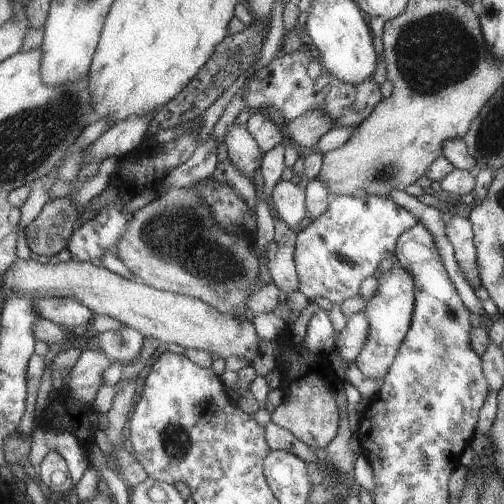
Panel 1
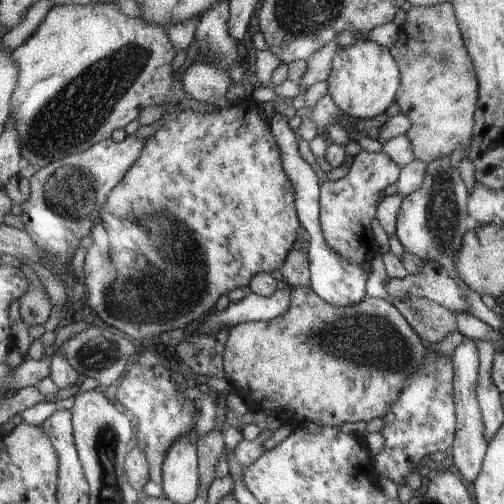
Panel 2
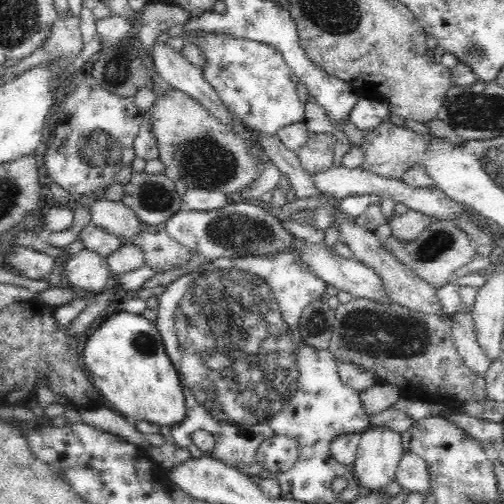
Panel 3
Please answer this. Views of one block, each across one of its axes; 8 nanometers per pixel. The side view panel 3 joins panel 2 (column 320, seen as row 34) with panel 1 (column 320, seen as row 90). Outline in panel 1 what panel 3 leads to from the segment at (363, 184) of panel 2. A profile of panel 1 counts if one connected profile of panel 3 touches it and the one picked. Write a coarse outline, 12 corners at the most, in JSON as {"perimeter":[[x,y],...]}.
{"perimeter":[[333,198],[297,232],[299,292],[339,304],[419,220]]}

